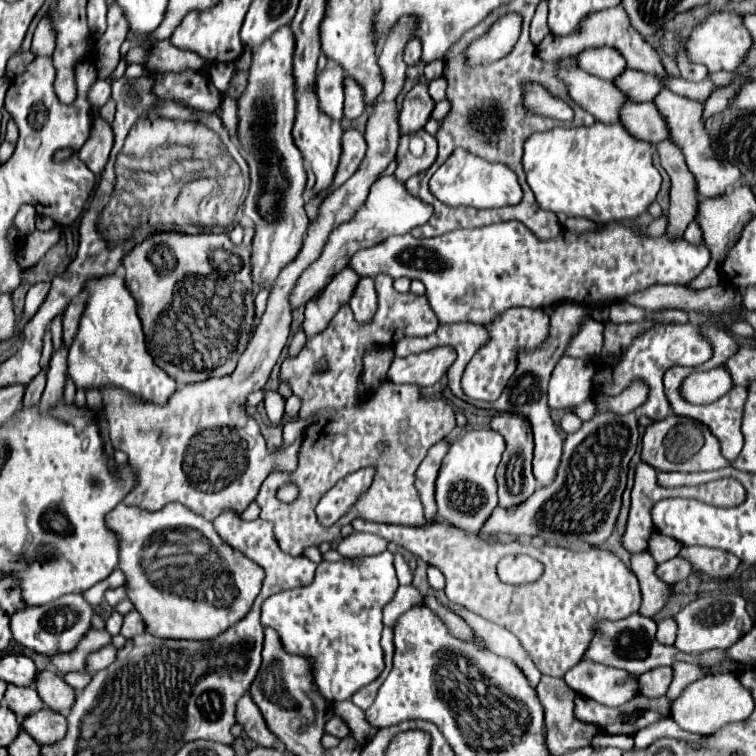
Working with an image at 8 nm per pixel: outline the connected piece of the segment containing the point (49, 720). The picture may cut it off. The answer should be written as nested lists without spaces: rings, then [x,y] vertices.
[[[42,708],[22,720],[22,728],[38,740],[38,744],[54,744],[66,732],[66,718],[50,708]]]

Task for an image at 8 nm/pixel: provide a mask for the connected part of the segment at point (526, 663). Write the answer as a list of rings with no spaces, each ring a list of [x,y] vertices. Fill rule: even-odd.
[[[448,603],[444,606],[460,616],[472,630],[476,630],[476,634],[482,636],[482,638],[488,642],[488,648],[490,648],[494,654],[512,660],[520,670],[524,670],[522,674],[528,678],[528,682],[532,682],[530,686],[536,689],[538,682],[540,682],[540,672],[538,672],[538,668],[534,668],[534,664],[532,664],[530,656],[524,652],[524,648],[520,648],[518,638],[514,638],[514,636],[512,636],[510,632],[506,632],[504,628],[500,628],[500,626],[496,626],[496,624],[484,620],[481,616],[470,612],[459,604]]]

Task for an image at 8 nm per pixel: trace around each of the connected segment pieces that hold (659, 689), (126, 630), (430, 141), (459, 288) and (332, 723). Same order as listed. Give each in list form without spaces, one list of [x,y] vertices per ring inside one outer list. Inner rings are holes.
[[[654,668],[638,678],[640,692],[648,696],[660,696],[668,690],[672,680],[672,668]]]
[[[130,610],[128,614],[124,614],[124,624],[122,624],[120,634],[124,638],[132,638],[132,636],[142,634],[142,632],[144,632],[144,620],[142,620],[142,616],[138,616],[136,610]]]
[[[418,130],[418,132],[414,132],[414,134],[402,134],[402,136],[400,136],[398,154],[396,154],[396,164],[398,164],[398,166],[396,166],[394,178],[400,180],[400,182],[404,182],[404,180],[408,180],[408,178],[414,176],[414,174],[424,172],[424,170],[430,168],[432,162],[436,160],[436,152],[438,152],[436,138],[430,136],[426,130]],[[414,136],[422,138],[424,144],[426,144],[426,150],[424,150],[422,156],[414,156],[414,154],[410,152],[410,148],[408,148],[408,144],[410,144],[410,140],[412,140]]]
[[[508,220],[472,230],[452,230],[436,238],[412,238],[412,236],[390,236],[384,242],[358,250],[348,266],[360,276],[388,274],[392,278],[408,276],[418,278],[426,286],[426,298],[434,308],[440,324],[446,322],[474,322],[486,324],[496,314],[512,306],[530,306],[544,308],[562,300],[574,300],[578,304],[612,304],[626,294],[644,290],[654,284],[688,284],[692,282],[702,268],[708,264],[710,252],[704,244],[692,246],[686,240],[666,240],[660,238],[642,238],[632,228],[622,224],[608,224],[596,232],[574,234],[564,230],[564,236],[542,242],[538,240],[522,222]]]
[[[332,716],[332,718],[326,722],[324,730],[326,730],[328,734],[334,734],[336,738],[344,738],[344,736],[350,734],[348,726],[346,726],[346,724],[342,722],[342,718],[338,718],[338,716]]]

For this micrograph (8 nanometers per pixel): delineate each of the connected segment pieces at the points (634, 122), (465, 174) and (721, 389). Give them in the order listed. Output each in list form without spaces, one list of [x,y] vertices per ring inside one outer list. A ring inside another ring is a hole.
[[[626,102],[620,108],[620,124],[638,140],[650,144],[670,138],[668,128],[652,102]]]
[[[458,148],[430,178],[430,192],[446,206],[464,206],[466,202],[484,202],[484,208],[514,206],[522,200],[520,184],[504,164],[492,164]]]
[[[718,366],[712,370],[691,373],[682,383],[680,392],[682,397],[696,405],[712,403],[722,394],[726,394],[732,386],[730,372],[726,366]]]

